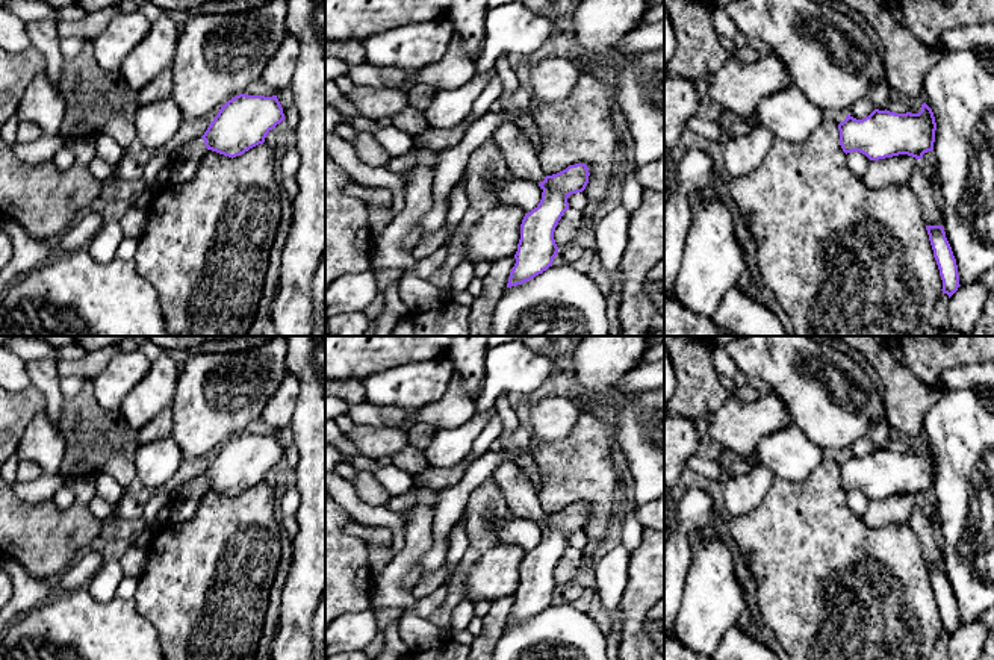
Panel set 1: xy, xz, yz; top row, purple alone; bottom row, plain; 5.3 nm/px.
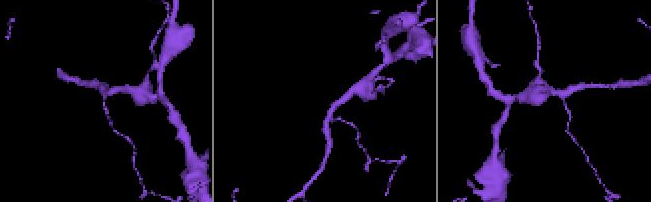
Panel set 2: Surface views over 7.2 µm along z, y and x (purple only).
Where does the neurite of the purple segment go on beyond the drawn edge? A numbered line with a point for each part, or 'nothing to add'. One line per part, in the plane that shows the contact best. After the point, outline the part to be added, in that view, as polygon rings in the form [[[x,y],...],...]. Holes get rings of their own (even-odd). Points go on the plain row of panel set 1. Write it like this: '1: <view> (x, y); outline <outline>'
1: xy (195, 488); outline [[[200,475],[180,484],[177,489],[174,489],[174,492],[174,500],[203,498],[203,495],[207,492],[207,486],[204,483],[204,478]]]

